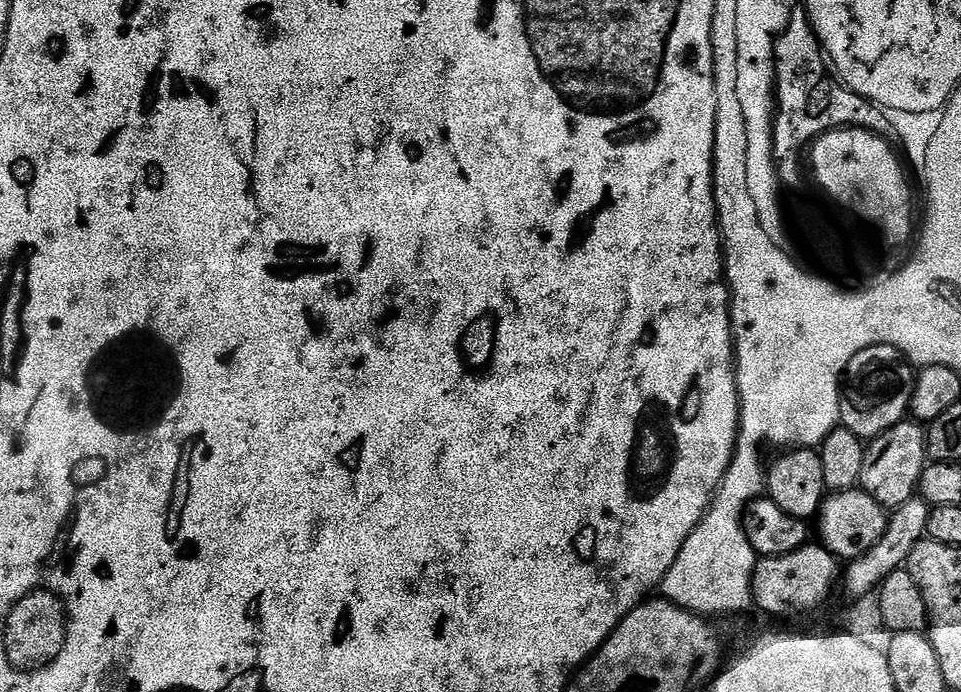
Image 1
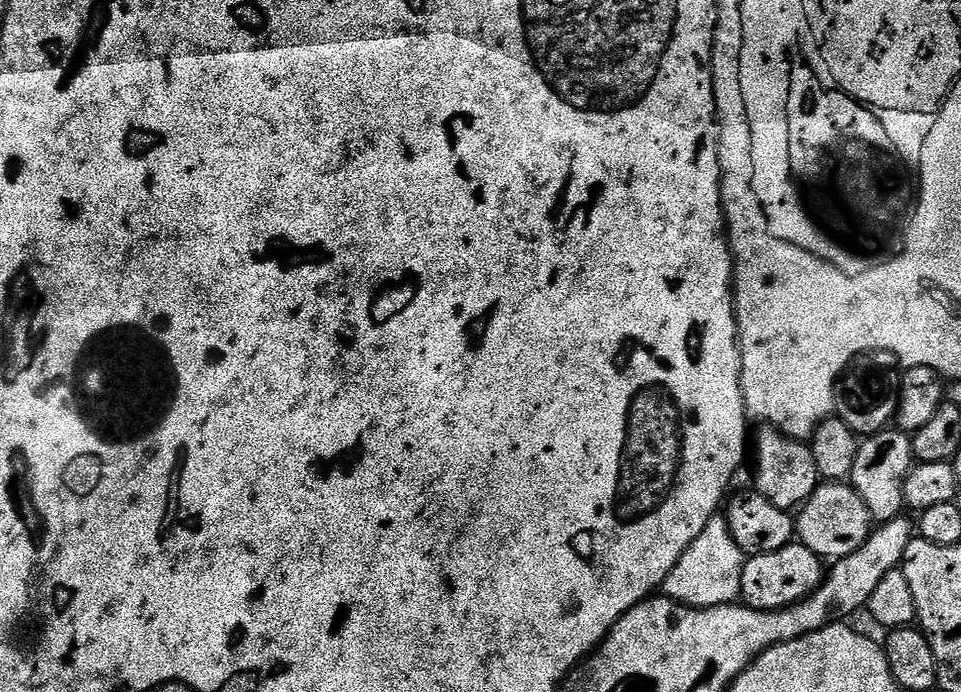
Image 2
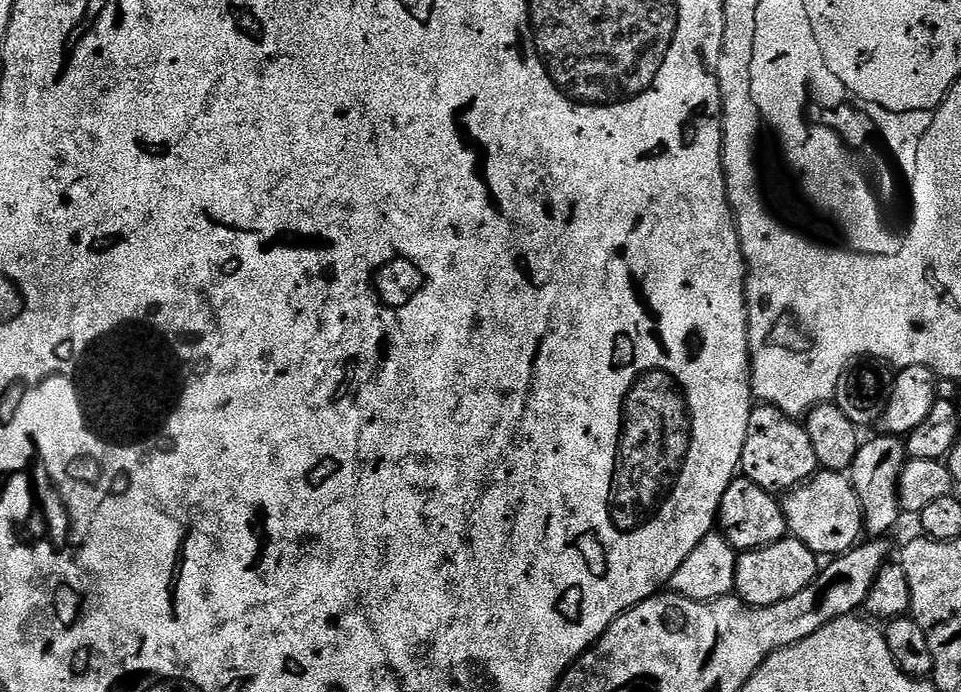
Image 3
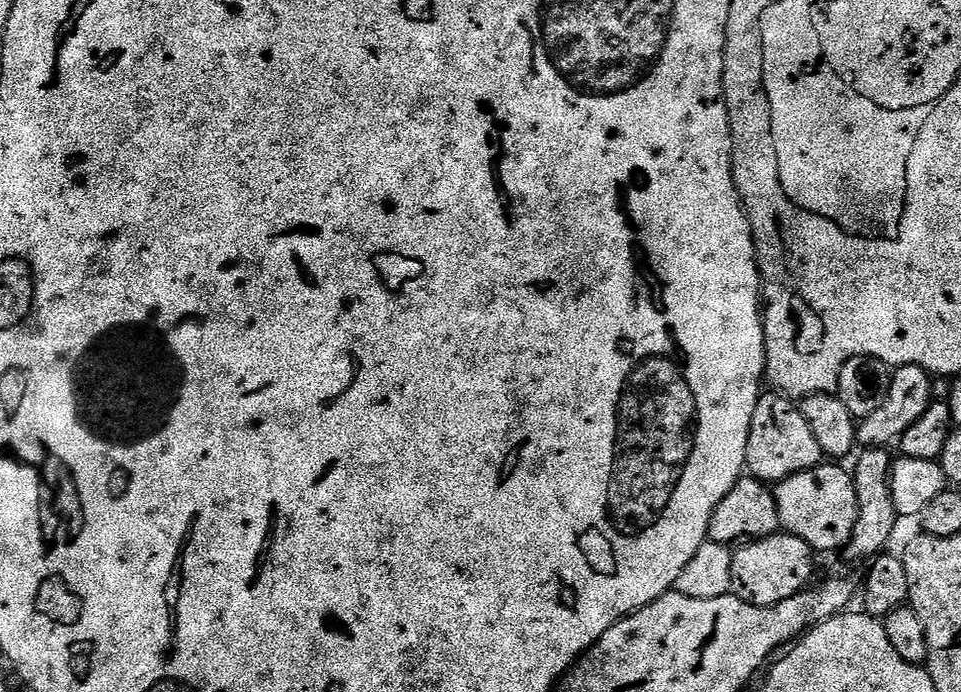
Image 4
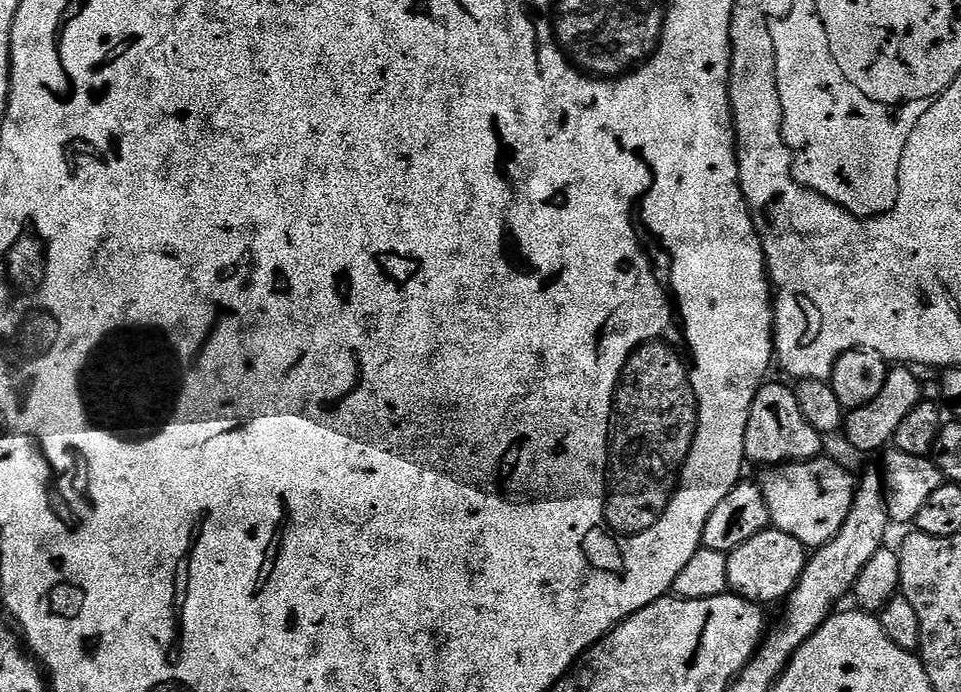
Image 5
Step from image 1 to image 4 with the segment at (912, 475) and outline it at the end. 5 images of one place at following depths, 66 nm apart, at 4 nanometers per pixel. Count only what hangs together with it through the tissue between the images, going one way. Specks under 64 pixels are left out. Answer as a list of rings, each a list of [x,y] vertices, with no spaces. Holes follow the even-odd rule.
[[[864,448],[861,456],[855,457],[854,479],[858,494],[858,518],[854,522],[854,532],[848,539],[846,553],[852,560],[871,561],[881,555],[896,532],[898,517],[894,510],[894,498],[890,490],[893,453],[888,448]]]

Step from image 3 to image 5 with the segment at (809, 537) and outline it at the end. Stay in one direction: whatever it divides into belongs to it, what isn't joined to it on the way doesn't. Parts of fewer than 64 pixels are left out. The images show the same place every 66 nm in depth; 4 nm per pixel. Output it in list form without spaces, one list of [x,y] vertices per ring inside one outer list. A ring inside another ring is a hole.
[[[817,458],[794,464],[772,466],[762,479],[766,506],[770,510],[771,527],[786,534],[794,534],[805,548],[821,548],[846,522],[850,506],[854,502],[857,481],[840,464],[832,460]]]

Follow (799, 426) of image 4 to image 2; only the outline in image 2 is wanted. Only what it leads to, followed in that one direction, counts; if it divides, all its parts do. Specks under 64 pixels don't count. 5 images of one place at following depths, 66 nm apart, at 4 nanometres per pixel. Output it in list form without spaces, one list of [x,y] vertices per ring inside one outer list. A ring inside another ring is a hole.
[[[764,426],[759,429],[761,432],[756,436],[756,484],[755,491],[766,498],[766,502],[774,502],[778,510],[792,512],[804,505],[814,494],[814,490],[820,487],[822,477],[818,466],[814,462],[814,454],[811,447],[803,440],[795,440],[793,436],[788,436],[784,432],[771,426]]]

